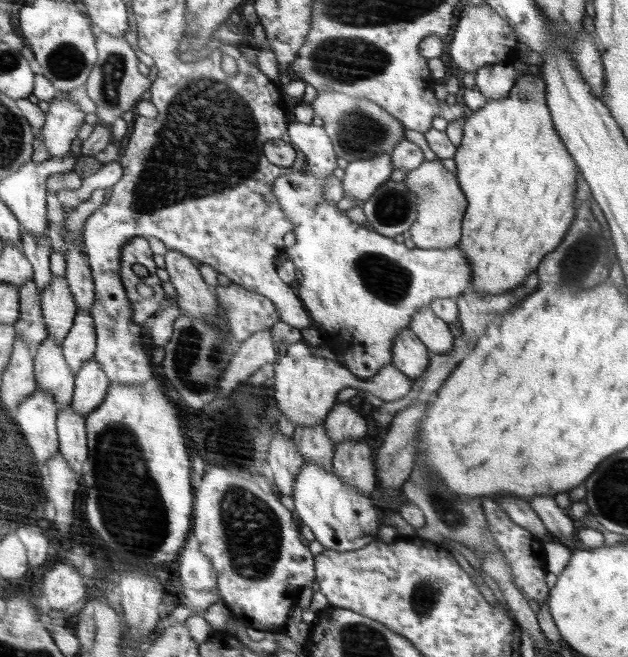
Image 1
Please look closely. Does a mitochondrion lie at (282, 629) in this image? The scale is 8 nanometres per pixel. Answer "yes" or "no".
no

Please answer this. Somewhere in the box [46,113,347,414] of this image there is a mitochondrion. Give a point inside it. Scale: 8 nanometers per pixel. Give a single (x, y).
(192, 352)

